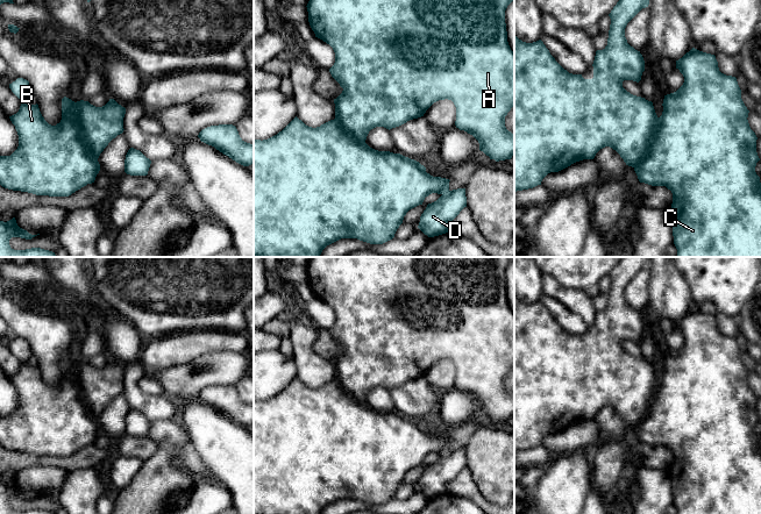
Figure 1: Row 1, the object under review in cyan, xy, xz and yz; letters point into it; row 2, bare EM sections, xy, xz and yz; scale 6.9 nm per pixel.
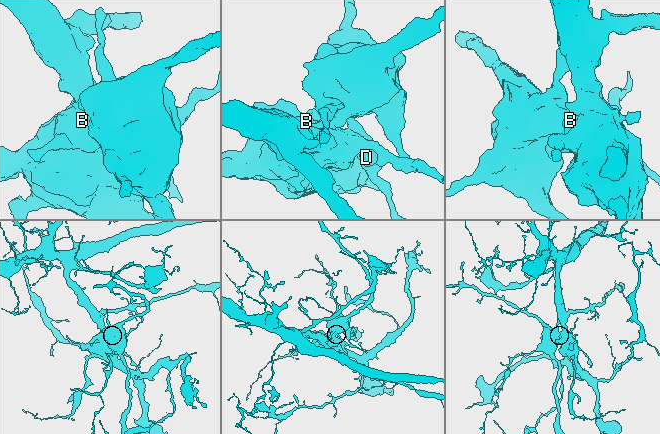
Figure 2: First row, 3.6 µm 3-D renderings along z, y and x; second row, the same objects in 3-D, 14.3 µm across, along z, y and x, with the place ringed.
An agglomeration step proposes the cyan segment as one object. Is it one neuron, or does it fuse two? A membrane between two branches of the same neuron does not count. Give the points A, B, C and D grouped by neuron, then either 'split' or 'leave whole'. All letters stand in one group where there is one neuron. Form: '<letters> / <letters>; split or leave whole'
A D / B C; split

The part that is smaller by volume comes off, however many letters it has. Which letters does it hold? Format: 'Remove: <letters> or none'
Remove: A, D

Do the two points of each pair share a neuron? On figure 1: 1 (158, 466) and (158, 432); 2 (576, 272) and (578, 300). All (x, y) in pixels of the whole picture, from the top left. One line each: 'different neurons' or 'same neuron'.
1: same neuron
2: different neurons

